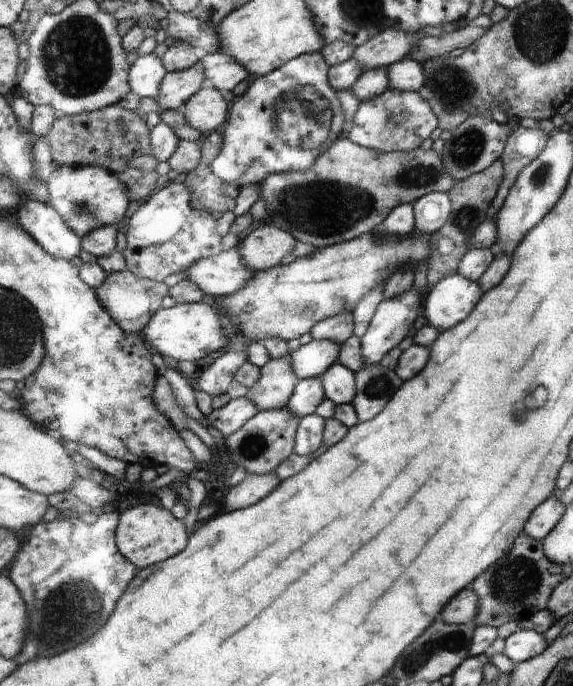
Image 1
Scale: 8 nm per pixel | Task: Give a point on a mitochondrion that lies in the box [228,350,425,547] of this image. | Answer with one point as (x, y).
(377, 385)

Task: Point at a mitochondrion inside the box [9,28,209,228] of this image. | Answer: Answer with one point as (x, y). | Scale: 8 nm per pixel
(84, 211)

